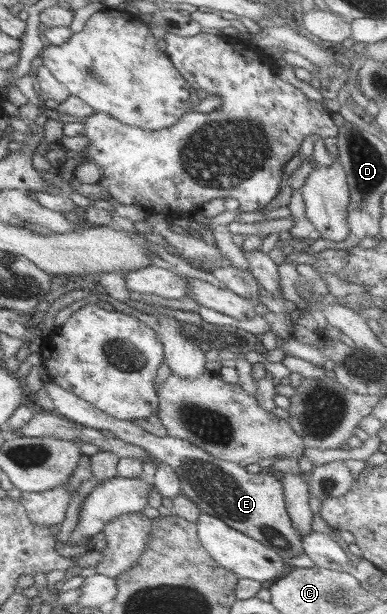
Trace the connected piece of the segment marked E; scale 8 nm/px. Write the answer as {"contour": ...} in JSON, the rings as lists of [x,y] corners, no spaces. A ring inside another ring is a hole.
{"contour":[[[50,381],[45,383],[44,389],[46,390],[46,395],[52,401],[52,411],[55,414],[88,429],[110,431],[112,437],[143,449],[154,463],[160,462],[172,467],[178,481],[180,481],[181,494],[190,499],[190,501],[193,501],[194,505],[202,513],[221,519],[228,527],[232,527],[236,531],[250,536],[250,539],[258,540],[260,543],[265,544],[266,547],[273,548],[284,561],[288,561],[292,556],[296,557],[296,555],[303,553],[302,537],[292,527],[290,518],[285,510],[282,481],[280,482],[278,479],[274,479],[271,474],[264,474],[259,471],[259,473],[253,475],[252,473],[246,472],[244,467],[240,467],[238,464],[216,459],[208,455],[205,451],[202,451],[202,449],[192,445],[190,442],[184,441],[184,439],[155,436],[146,433],[146,431],[141,430],[134,422],[114,419],[106,415],[103,411],[91,406],[87,401],[76,397],[76,395],[69,391],[64,391],[61,387],[54,385]]]}

